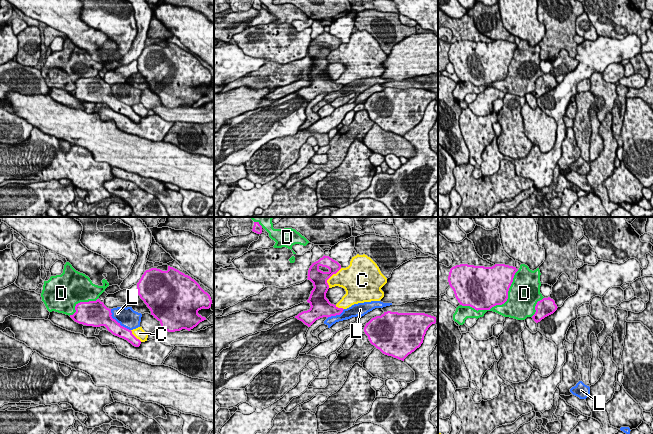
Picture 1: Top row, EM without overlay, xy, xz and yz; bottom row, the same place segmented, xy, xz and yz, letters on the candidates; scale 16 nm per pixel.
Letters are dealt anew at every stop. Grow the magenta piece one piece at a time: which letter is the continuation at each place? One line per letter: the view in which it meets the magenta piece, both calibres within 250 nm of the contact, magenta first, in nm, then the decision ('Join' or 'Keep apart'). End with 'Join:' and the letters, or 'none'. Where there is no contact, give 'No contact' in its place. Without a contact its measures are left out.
C: Touches magenta in xz. Thickness 260 nm (magenta) against 320 nm. Keep apart
D: Touches magenta in yz. Thickness 500 nm (magenta) against 320 nm. Keep apart
L: Touches magenta in xy. Thickness 280 nm (magenta) against 320 nm. Keep apart
Join: none

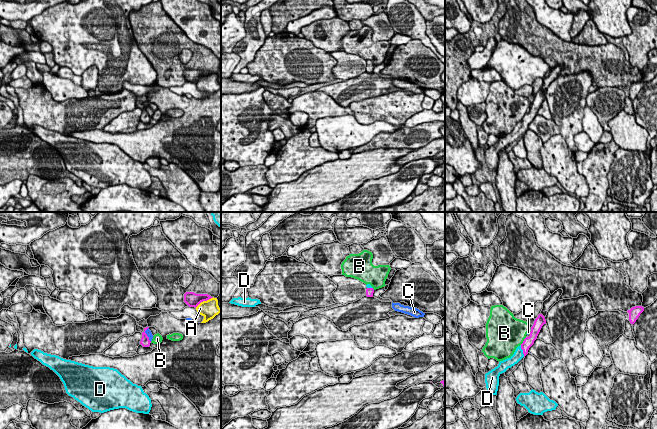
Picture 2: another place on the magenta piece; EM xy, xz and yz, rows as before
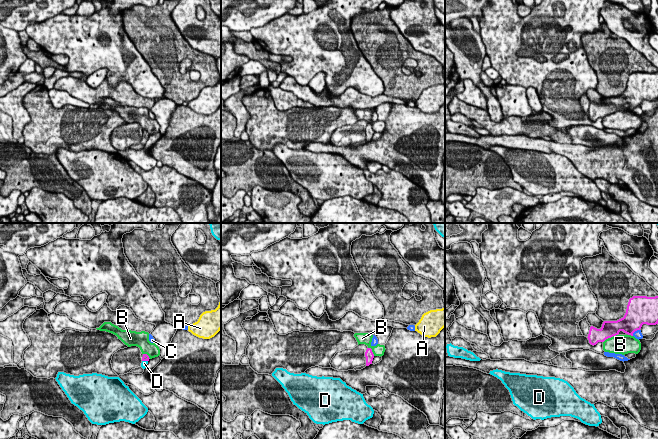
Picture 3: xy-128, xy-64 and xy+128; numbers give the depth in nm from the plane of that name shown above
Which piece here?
A: Touches magenta in xy. Thickness 240 nm (magenta) against 300 nm. Keep apart
B: Touches magenta in yz. Thickness 160 nm (magenta) against 480 nm. Keep apart
C: Touches magenta in xy. Thickness 160 nm (magenta) against 90 nm. Keep apart
D: Touches magenta in yz. Thickness 160 nm (magenta) against 160 nm. Join
Join: D

